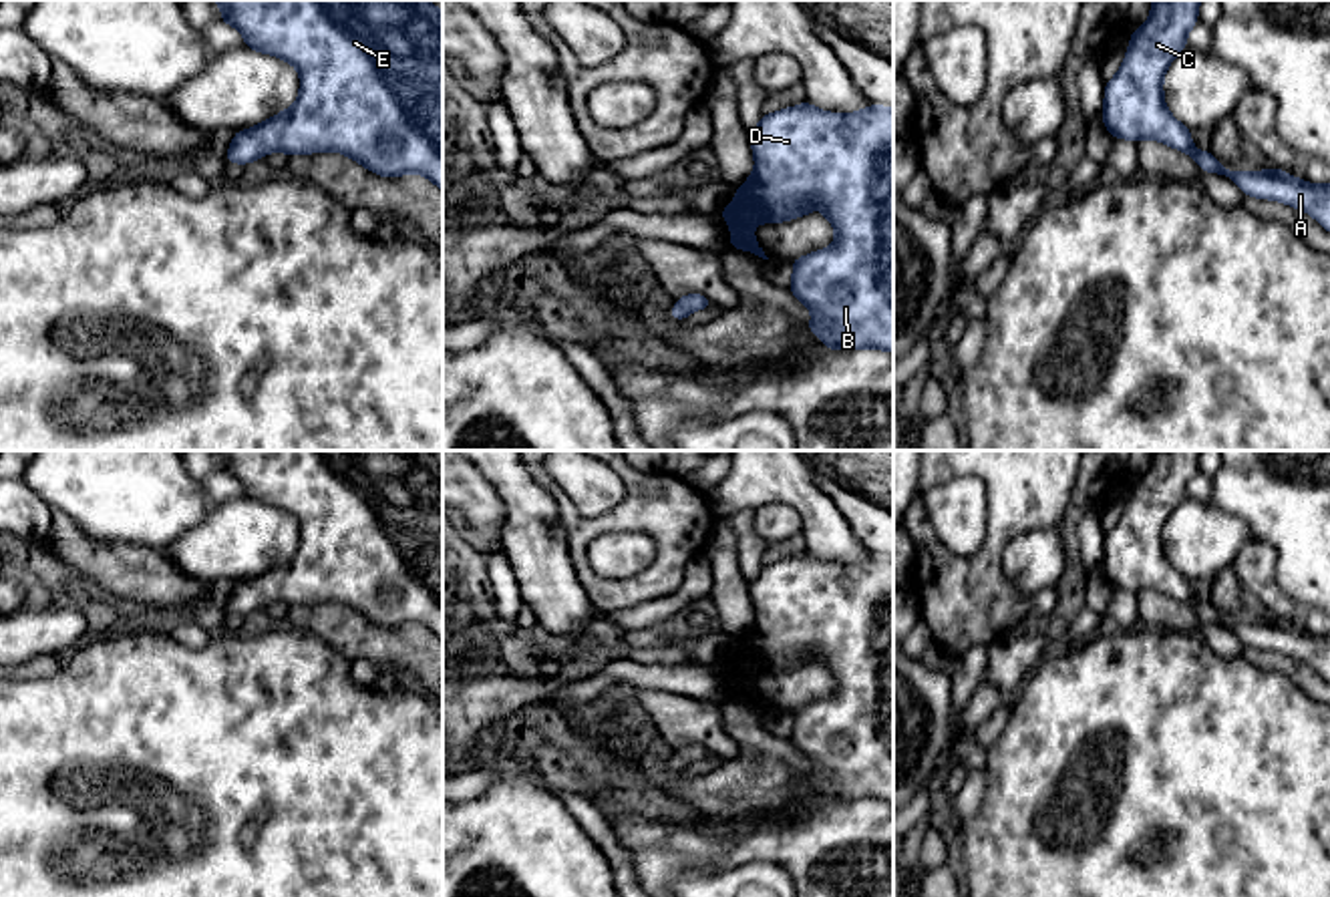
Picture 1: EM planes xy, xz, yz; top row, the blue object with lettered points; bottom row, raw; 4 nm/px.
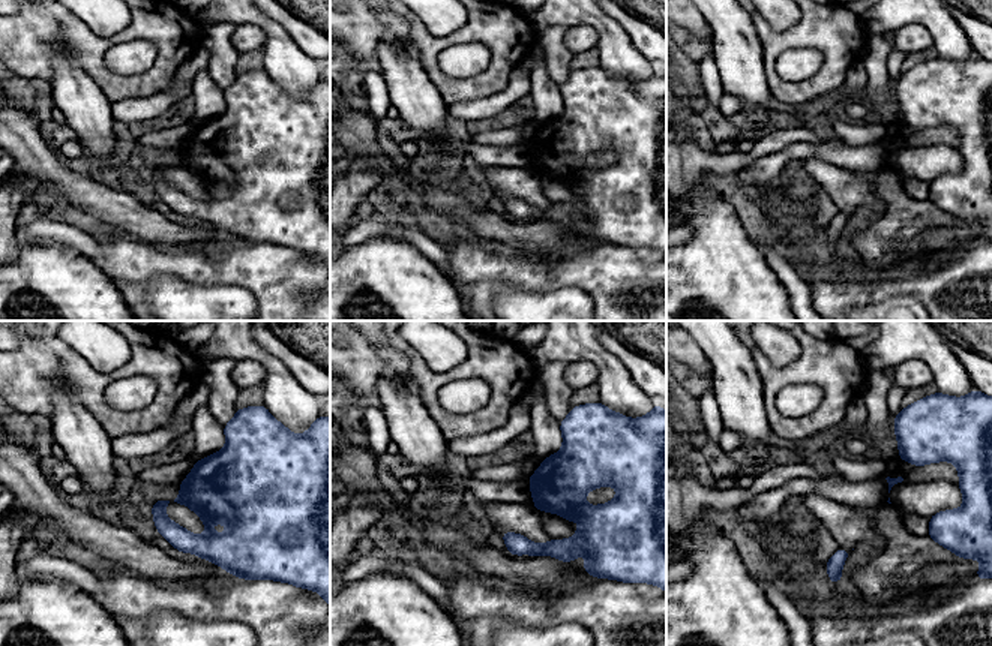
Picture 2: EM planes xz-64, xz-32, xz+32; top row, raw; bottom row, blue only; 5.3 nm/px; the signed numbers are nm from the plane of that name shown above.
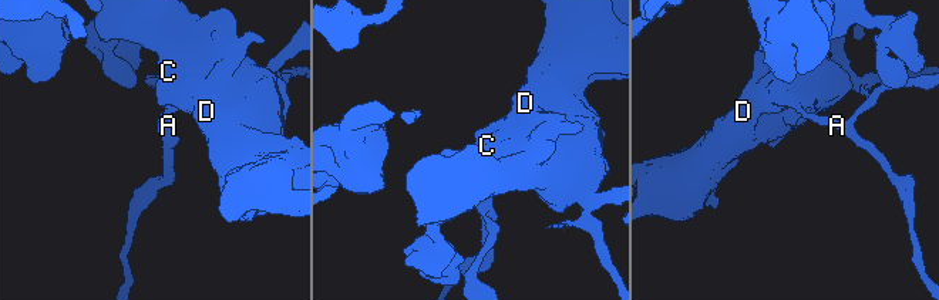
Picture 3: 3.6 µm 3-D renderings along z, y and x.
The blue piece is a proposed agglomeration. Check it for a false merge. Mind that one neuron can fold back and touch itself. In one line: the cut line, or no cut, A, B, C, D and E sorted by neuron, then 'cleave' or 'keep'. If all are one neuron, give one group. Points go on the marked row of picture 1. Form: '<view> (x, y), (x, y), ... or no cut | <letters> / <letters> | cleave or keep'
no cut | A B C D E | keep

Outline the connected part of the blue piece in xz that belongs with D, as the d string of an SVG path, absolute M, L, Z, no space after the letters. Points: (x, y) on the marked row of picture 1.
M805 101L763 115L751 131L751 149L753 175L718 211L730 225L730 247L769 259L753 235L759 223L825 215L835 229L833 245L789 261L789 292L813 312L809 332L829 350L893 352L893 109L825 113Z

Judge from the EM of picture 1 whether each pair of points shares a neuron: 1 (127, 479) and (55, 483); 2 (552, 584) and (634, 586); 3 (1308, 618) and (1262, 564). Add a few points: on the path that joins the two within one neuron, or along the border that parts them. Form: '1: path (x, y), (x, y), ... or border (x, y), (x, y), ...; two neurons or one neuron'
1: path (109, 479), (73, 479); one neuron
2: border (564, 540), (576, 578), (596, 608); two neurons
3: path (1292, 612), (1262, 580); one neuron

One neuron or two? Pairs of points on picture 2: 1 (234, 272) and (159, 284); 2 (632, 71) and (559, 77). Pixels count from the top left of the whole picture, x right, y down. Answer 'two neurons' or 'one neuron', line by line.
1: two neurons
2: two neurons

